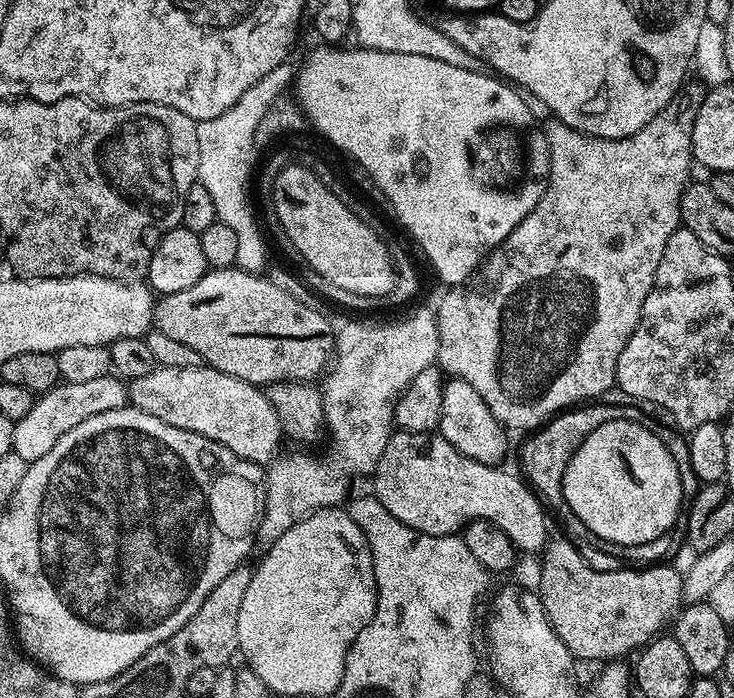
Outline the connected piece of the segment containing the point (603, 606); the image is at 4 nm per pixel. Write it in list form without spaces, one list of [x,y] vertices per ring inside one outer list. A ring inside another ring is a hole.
[[[553,535],[544,546],[540,564],[540,588],[538,595],[548,615],[550,626],[558,638],[562,638],[570,654],[577,660],[616,662],[627,652],[635,653],[649,640],[665,631],[664,623],[679,613],[684,600],[684,582],[672,566],[640,566],[629,576],[603,576],[584,561],[581,549],[567,535]]]

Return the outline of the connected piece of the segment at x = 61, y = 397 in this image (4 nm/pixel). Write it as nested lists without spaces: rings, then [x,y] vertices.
[[[115,375],[94,378],[91,382],[61,382],[39,398],[33,399],[30,414],[13,423],[12,451],[30,462],[42,458],[42,454],[49,452],[54,442],[62,438],[62,434],[70,434],[78,422],[86,422],[86,418],[94,418],[94,414],[106,414],[106,410],[118,410],[125,407],[125,404],[125,381]]]

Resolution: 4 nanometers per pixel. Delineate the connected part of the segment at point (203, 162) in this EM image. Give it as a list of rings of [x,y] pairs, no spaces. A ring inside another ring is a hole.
[[[292,62],[274,66],[274,70],[270,70],[270,74],[264,75],[263,78],[258,78],[258,82],[254,82],[254,86],[250,86],[250,90],[246,90],[246,94],[242,94],[242,98],[238,98],[238,102],[234,102],[234,106],[226,110],[226,114],[201,120],[196,125],[200,155],[198,183],[206,186],[207,192],[210,193],[217,221],[234,230],[238,238],[238,258],[235,267],[244,272],[263,273],[264,263],[268,260],[268,248],[264,245],[260,224],[252,213],[251,202],[248,201],[248,183],[252,180],[252,151],[257,151],[258,148],[258,122],[262,122],[266,110],[274,106],[278,97],[289,91],[297,71],[297,65],[292,65]]]

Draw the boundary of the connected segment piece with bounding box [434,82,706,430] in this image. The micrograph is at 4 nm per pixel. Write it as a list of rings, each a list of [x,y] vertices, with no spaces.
[[[688,82],[675,92],[670,102],[638,134],[607,140],[601,136],[588,136],[585,132],[574,130],[560,120],[552,118],[543,125],[544,137],[548,139],[550,150],[550,174],[548,185],[534,210],[510,230],[507,238],[497,248],[488,253],[486,259],[476,269],[474,275],[467,282],[447,289],[440,309],[435,309],[436,325],[438,326],[438,354],[436,359],[439,367],[449,377],[465,380],[482,394],[482,402],[490,406],[490,414],[504,425],[505,429],[528,428],[535,430],[553,416],[585,402],[595,401],[604,391],[610,390],[616,383],[616,367],[618,358],[626,346],[626,342],[634,334],[640,321],[642,306],[650,294],[658,274],[658,262],[662,262],[662,254],[666,250],[666,242],[670,242],[670,234],[674,234],[681,227],[680,199],[685,188],[690,183],[694,161],[692,158],[692,131],[694,118],[698,118],[698,110],[702,110],[702,102],[706,88],[699,82]]]

